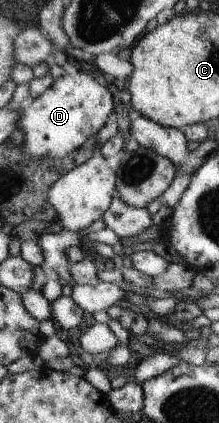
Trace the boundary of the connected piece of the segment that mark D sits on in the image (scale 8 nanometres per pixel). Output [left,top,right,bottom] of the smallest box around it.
[20,68,113,160]

